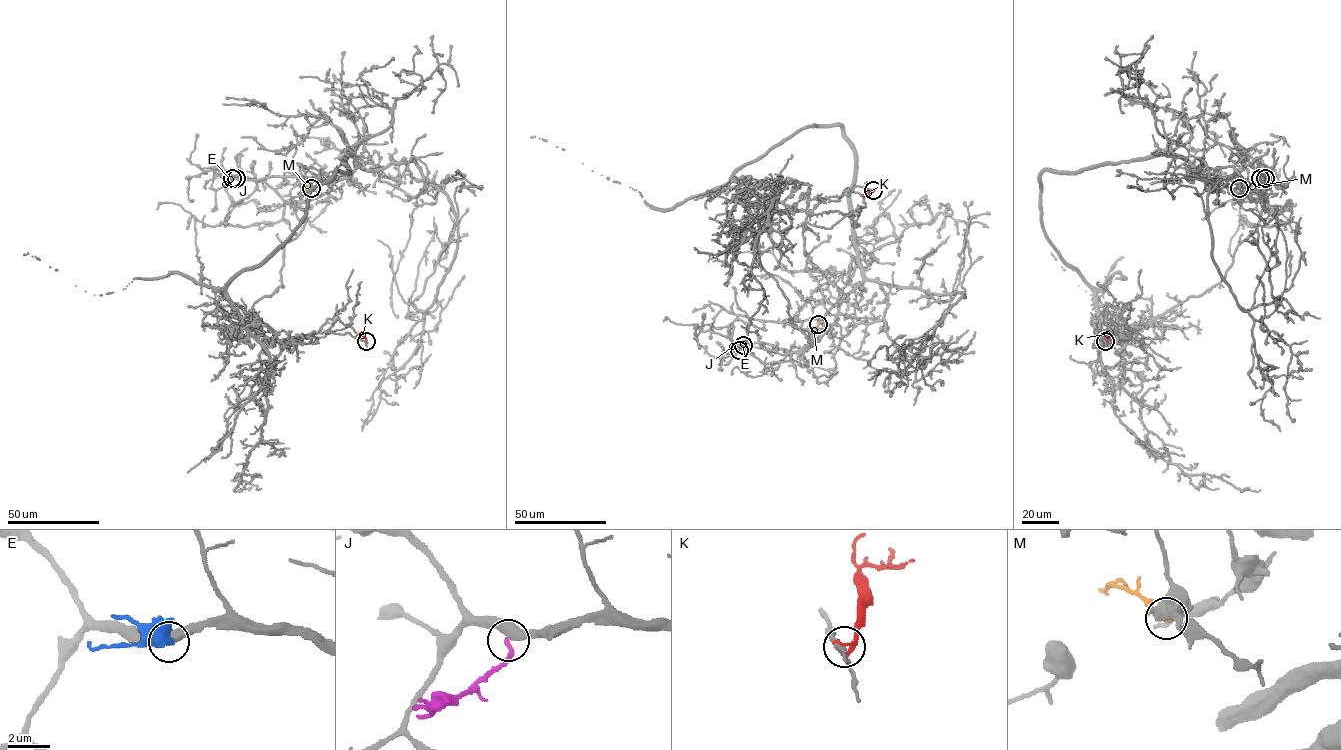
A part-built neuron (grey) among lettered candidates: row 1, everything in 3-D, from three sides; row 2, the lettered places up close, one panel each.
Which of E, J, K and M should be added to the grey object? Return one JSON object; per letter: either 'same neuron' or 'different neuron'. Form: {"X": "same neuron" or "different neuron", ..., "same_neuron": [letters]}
{"E": "same neuron", "J": "different neuron", "K": "different neuron", "M": "different neuron", "same_neuron": ["E"]}

